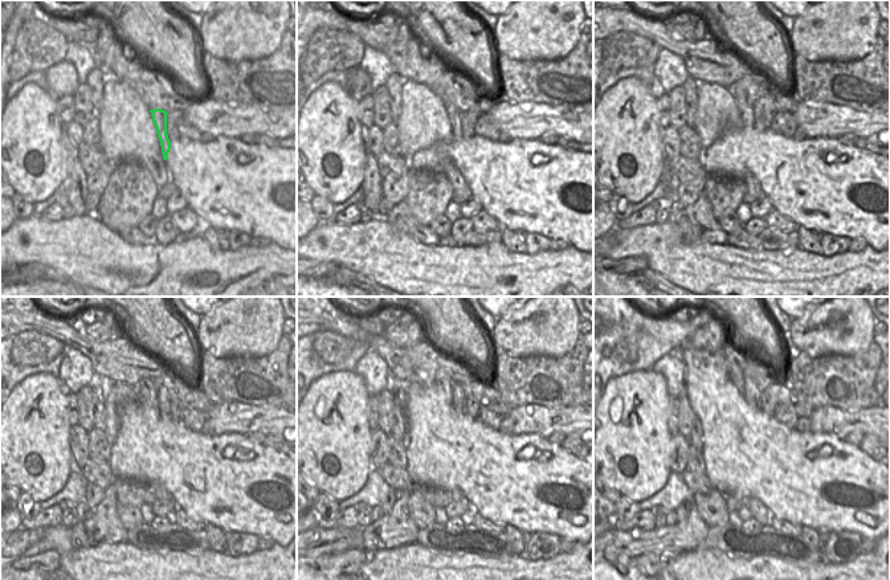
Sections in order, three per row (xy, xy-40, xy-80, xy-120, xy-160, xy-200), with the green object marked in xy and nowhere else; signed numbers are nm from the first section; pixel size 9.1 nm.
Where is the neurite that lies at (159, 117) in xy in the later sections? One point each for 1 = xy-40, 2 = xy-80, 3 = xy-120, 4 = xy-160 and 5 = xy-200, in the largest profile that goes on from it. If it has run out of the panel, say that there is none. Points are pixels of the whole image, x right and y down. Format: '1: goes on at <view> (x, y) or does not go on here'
1: goes on at xy-40 (454, 115)
2: goes on at xy-80 (746, 110)
3: goes on at xy-120 (146, 391)
4: goes on at xy-160 (443, 383)
5: goes on at xy-200 (731, 355)

